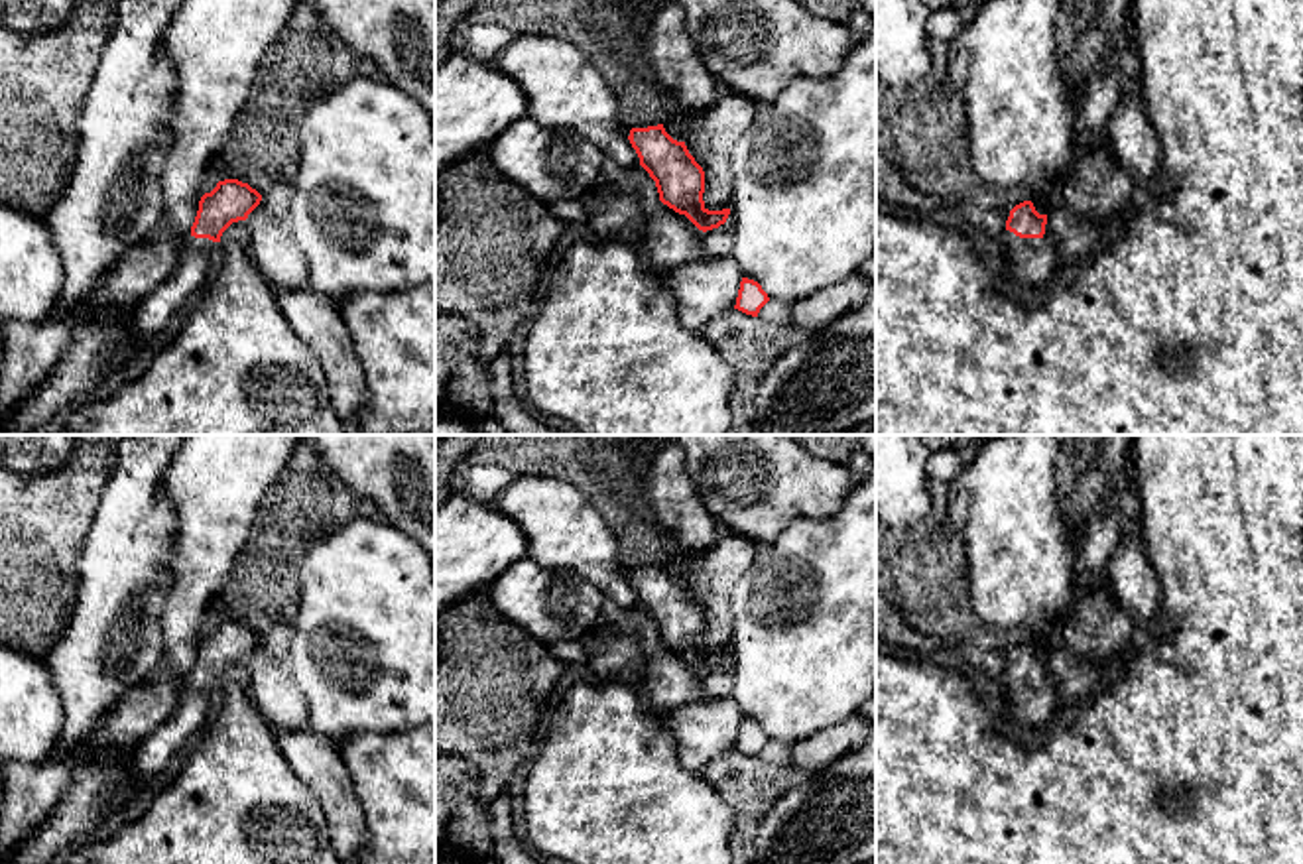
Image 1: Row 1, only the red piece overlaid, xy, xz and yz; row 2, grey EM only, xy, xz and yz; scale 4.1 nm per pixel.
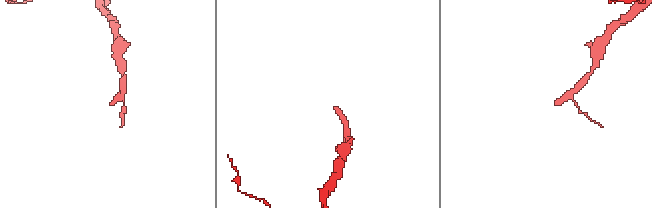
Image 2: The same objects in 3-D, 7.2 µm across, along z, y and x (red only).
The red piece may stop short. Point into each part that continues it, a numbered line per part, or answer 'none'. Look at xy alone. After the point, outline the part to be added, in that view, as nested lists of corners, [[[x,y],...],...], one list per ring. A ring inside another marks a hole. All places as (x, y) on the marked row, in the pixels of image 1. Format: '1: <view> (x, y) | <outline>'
1: xy (195, 260) | [[[187,236],[177,254],[173,274],[154,287],[134,305],[122,337],[108,344],[106,358],[112,364],[136,358],[146,346],[154,344],[175,311],[197,297],[199,289],[211,279],[217,262],[217,242]]]

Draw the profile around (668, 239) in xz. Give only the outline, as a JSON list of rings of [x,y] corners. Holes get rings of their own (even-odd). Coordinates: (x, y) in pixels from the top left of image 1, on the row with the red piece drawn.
[[[663,203],[646,213],[640,248],[655,270],[714,260],[705,248],[703,230]]]

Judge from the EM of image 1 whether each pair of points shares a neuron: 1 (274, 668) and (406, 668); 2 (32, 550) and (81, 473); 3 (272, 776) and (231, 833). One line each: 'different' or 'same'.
1: different
2: same
3: same

